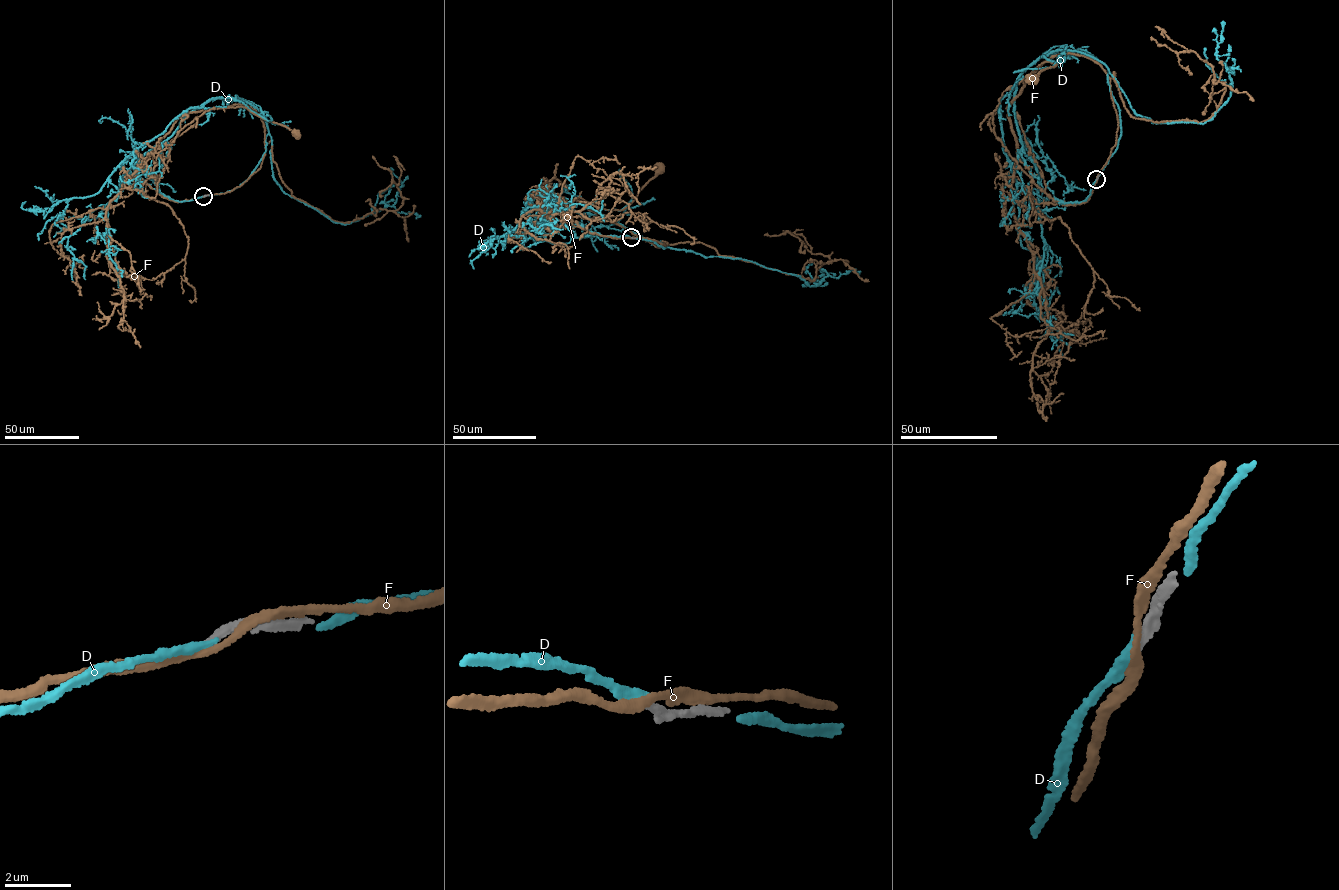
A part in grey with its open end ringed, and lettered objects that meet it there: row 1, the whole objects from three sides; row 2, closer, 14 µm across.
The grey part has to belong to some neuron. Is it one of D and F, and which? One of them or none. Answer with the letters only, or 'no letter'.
D

